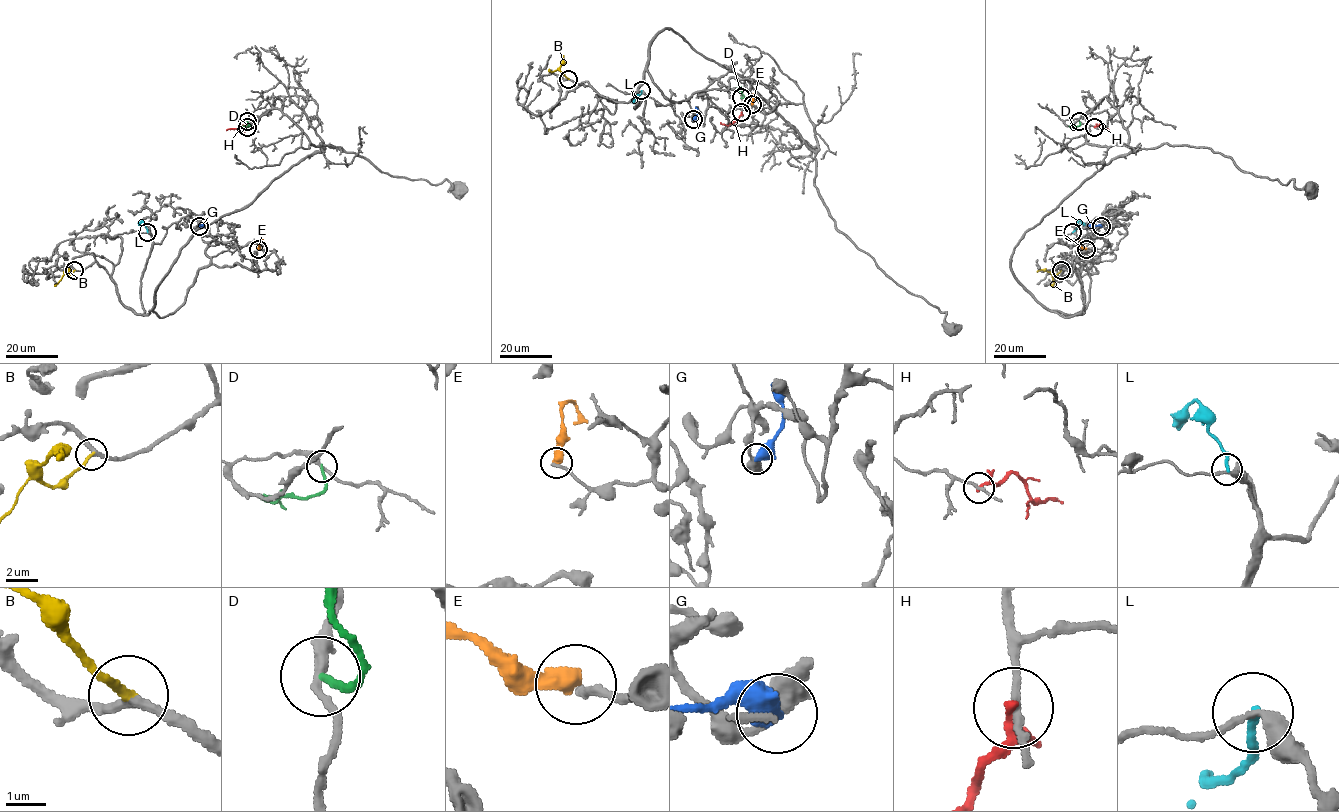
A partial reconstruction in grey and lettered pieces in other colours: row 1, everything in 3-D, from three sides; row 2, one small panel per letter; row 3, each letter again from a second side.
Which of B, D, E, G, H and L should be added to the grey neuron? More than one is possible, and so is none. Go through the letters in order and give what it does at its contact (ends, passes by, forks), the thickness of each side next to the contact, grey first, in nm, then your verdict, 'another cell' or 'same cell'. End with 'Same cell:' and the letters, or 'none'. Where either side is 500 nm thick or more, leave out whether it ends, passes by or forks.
B: it ends; calibres 240 and 200 nm; same cell
D: it ends; calibres 240 and 170 nm; another cell
E: it ends; calibres 220 and 480 nm; another cell
G: calibres 400 and 550 nm; another cell
H: it passes by; calibres 170 and 160 nm; another cell
L: it ends; calibres 280 and 190 nm; another cell
Same cell: B

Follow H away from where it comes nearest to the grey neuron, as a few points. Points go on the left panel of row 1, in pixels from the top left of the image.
H: (247, 127), (245, 124), (241, 129), (226, 130)

